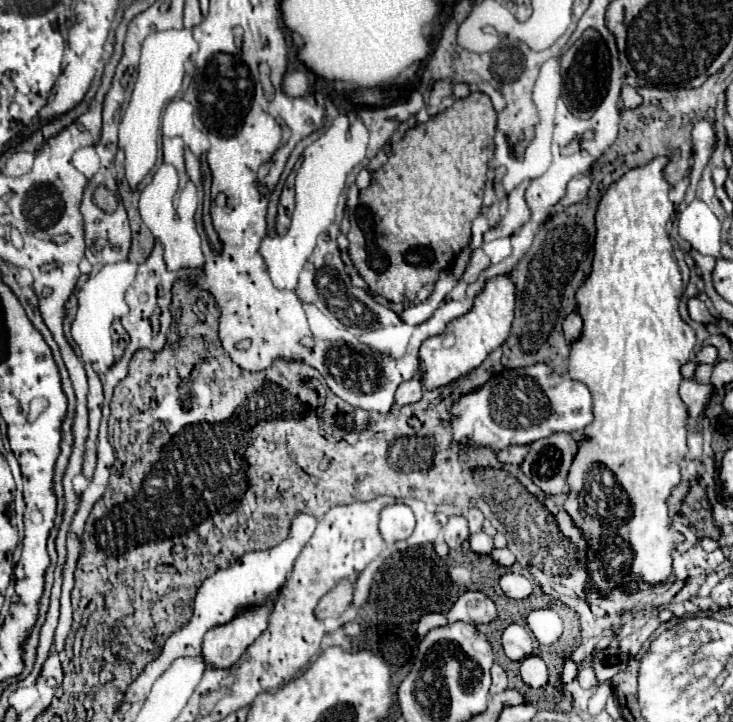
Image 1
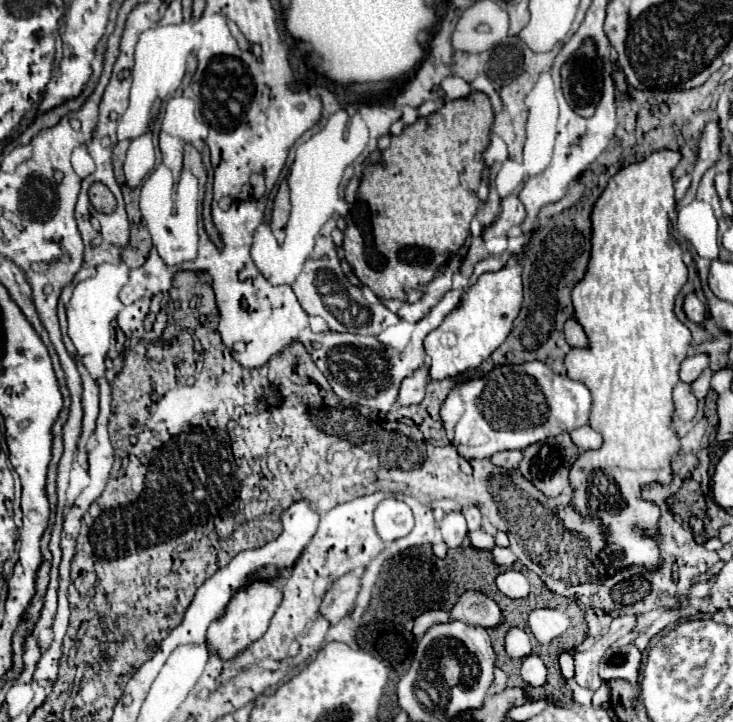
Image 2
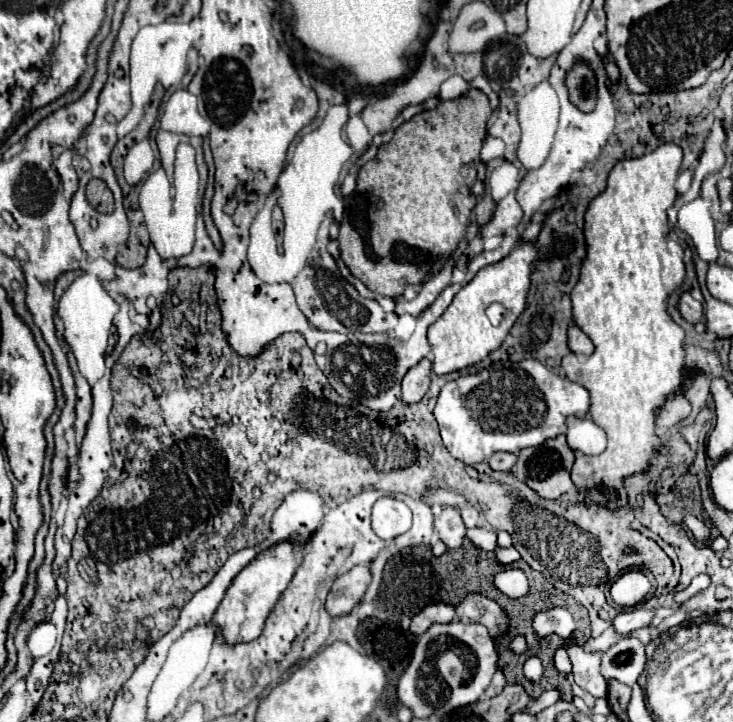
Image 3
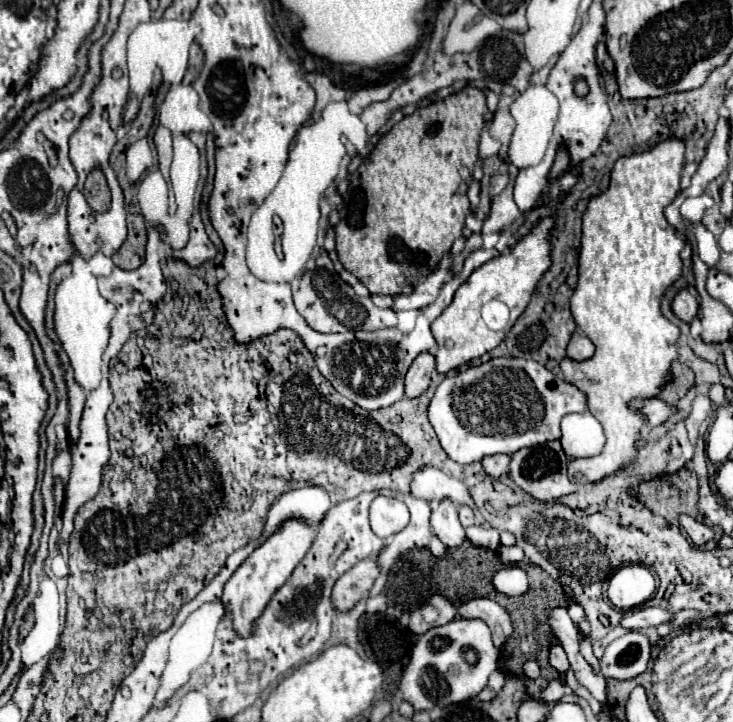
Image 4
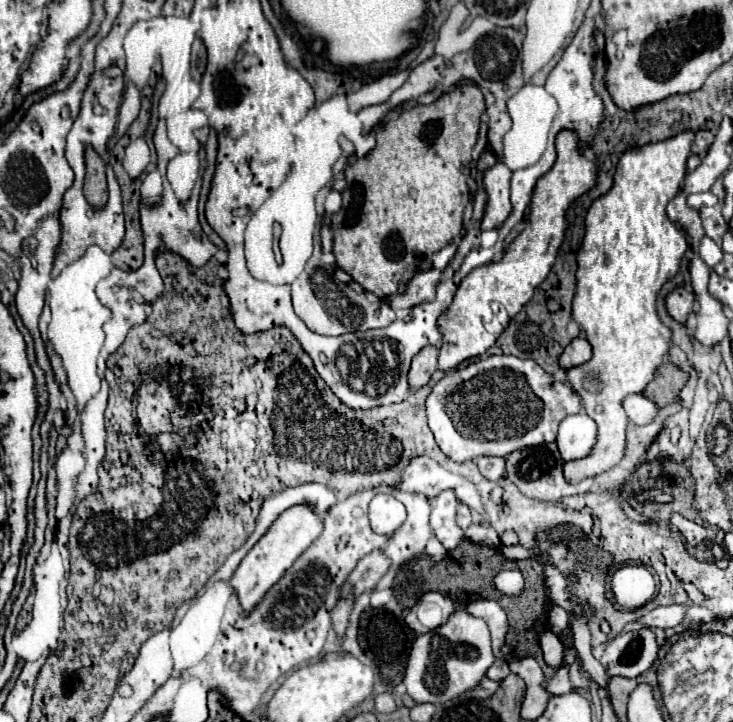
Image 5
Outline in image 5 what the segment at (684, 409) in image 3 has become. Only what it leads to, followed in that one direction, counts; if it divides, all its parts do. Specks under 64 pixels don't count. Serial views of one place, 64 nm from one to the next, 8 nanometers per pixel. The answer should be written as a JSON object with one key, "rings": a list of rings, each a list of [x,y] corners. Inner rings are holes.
{"rings":[[[632,394],[632,396],[628,396],[628,398],[624,400],[624,410],[626,410],[628,418],[630,418],[634,424],[638,424],[638,426],[650,424],[650,422],[658,416],[658,406],[656,406],[656,402],[648,400],[648,398],[642,396],[642,394]]]}

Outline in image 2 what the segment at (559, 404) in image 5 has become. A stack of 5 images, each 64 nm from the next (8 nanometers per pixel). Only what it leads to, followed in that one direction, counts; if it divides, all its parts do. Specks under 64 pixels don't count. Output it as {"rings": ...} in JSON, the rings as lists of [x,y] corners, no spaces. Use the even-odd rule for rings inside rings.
{"rings":[[[544,362],[498,366],[480,380],[456,384],[440,410],[446,436],[460,456],[488,458],[500,450],[524,450],[550,436],[588,424],[590,392],[582,382],[554,374]]]}

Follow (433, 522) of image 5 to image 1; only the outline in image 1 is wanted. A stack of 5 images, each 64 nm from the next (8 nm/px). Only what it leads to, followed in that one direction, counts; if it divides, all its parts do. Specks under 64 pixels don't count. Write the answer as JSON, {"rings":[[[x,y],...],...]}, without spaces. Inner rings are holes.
{"rings":[[[452,516],[444,528],[444,538],[446,544],[450,548],[460,548],[460,544],[464,540],[470,538],[470,530],[468,530],[468,522],[464,516]]]}

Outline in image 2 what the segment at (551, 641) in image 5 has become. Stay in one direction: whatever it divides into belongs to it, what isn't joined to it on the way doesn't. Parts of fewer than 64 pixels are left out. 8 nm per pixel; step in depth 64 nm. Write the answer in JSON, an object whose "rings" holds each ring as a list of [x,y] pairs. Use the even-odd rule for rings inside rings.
{"rings":[[[564,652],[564,654],[560,656],[560,668],[562,668],[562,676],[564,676],[566,680],[570,680],[570,678],[574,676],[574,658],[572,658],[572,654]]]}

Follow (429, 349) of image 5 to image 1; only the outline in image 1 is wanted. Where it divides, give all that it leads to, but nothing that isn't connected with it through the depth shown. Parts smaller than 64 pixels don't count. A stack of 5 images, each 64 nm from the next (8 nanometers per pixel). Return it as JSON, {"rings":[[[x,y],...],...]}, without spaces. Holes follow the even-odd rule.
{"rings":[[[408,380],[408,382],[404,382],[404,384],[398,386],[396,396],[394,396],[394,404],[398,408],[402,408],[406,404],[414,404],[414,402],[418,402],[422,398],[422,390],[424,388],[422,388],[420,380]]]}

